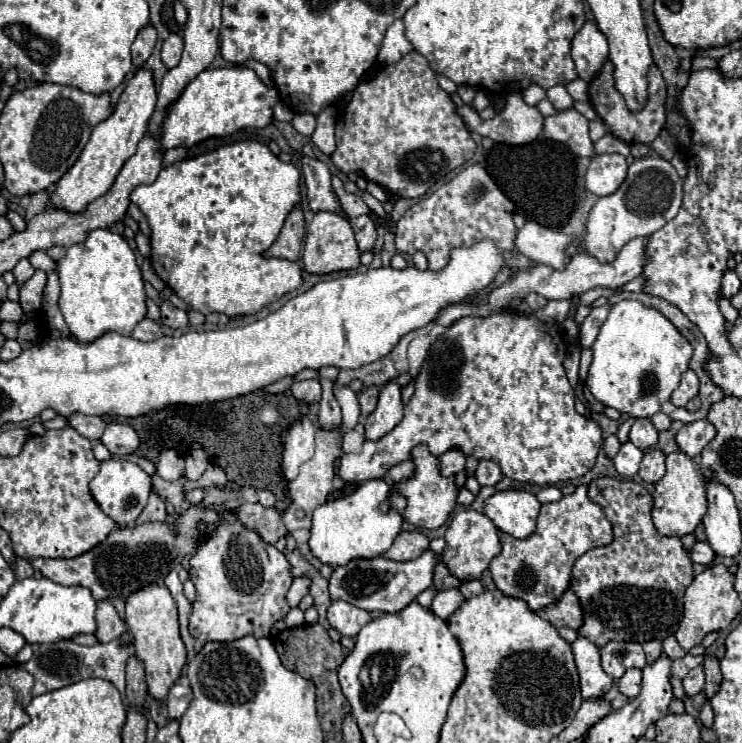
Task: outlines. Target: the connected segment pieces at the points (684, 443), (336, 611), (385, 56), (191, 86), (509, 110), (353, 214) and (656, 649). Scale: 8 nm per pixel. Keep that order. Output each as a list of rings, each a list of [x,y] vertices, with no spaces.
[[[697,420],[691,424],[685,424],[679,432],[677,432],[677,444],[679,450],[685,452],[687,456],[695,458],[701,454],[701,450],[715,438],[715,428],[713,424],[709,424],[707,420]]]
[[[333,600],[327,610],[327,620],[341,636],[353,638],[367,622],[371,622],[371,614],[345,600]]]
[[[395,20],[387,32],[385,32],[385,38],[381,42],[381,50],[379,50],[379,56],[377,60],[381,64],[393,64],[397,60],[401,60],[401,56],[409,54],[413,50],[411,42],[405,38],[405,28],[403,28],[403,22],[401,20]]]
[[[245,66],[207,68],[199,72],[167,108],[159,134],[161,152],[177,146],[191,148],[207,138],[229,136],[245,128],[263,128],[271,122],[271,110],[279,100],[277,90],[265,86],[257,74]]]
[[[453,94],[457,104],[457,112],[463,116],[467,128],[481,136],[489,136],[501,144],[529,144],[541,134],[543,116],[535,106],[523,102],[521,94],[509,94],[505,108],[490,120],[481,120],[479,114],[461,102],[457,94]]]
[[[333,176],[333,188],[335,188],[335,192],[337,192],[339,200],[341,200],[343,210],[349,214],[351,220],[357,218],[359,214],[371,214],[369,206],[367,206],[359,196],[355,196],[355,194],[347,194],[347,192],[345,192],[343,182],[339,180],[339,176]]]
[[[659,640],[645,642],[643,650],[645,650],[645,656],[647,656],[647,662],[653,664],[653,660],[657,660],[657,656],[661,656],[661,642]]]

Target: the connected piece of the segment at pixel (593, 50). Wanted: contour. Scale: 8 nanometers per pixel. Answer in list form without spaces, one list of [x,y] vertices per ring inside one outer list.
[[[585,22],[571,42],[571,54],[579,78],[587,82],[593,80],[601,72],[601,66],[609,54],[605,34],[593,22]]]

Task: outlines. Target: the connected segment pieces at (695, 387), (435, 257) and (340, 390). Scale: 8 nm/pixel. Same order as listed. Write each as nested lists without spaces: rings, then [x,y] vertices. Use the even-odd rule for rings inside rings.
[[[687,370],[683,376],[681,376],[681,384],[679,388],[673,392],[671,396],[671,402],[675,406],[685,406],[691,398],[695,398],[699,394],[699,378],[693,370]]]
[[[469,164],[451,182],[411,206],[397,222],[395,246],[399,252],[425,252],[429,270],[441,270],[449,262],[453,248],[469,248],[481,240],[493,240],[503,252],[517,252],[517,228],[513,224],[513,202],[499,190],[481,164]]]
[[[335,386],[335,396],[339,400],[339,406],[343,410],[343,432],[353,430],[359,422],[359,402],[357,394],[349,386]]]

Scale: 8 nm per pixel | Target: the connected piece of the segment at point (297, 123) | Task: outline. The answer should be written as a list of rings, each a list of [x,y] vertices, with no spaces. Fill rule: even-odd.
[[[295,114],[291,124],[295,126],[297,132],[301,132],[305,136],[311,136],[313,130],[315,130],[315,116],[313,114]]]

